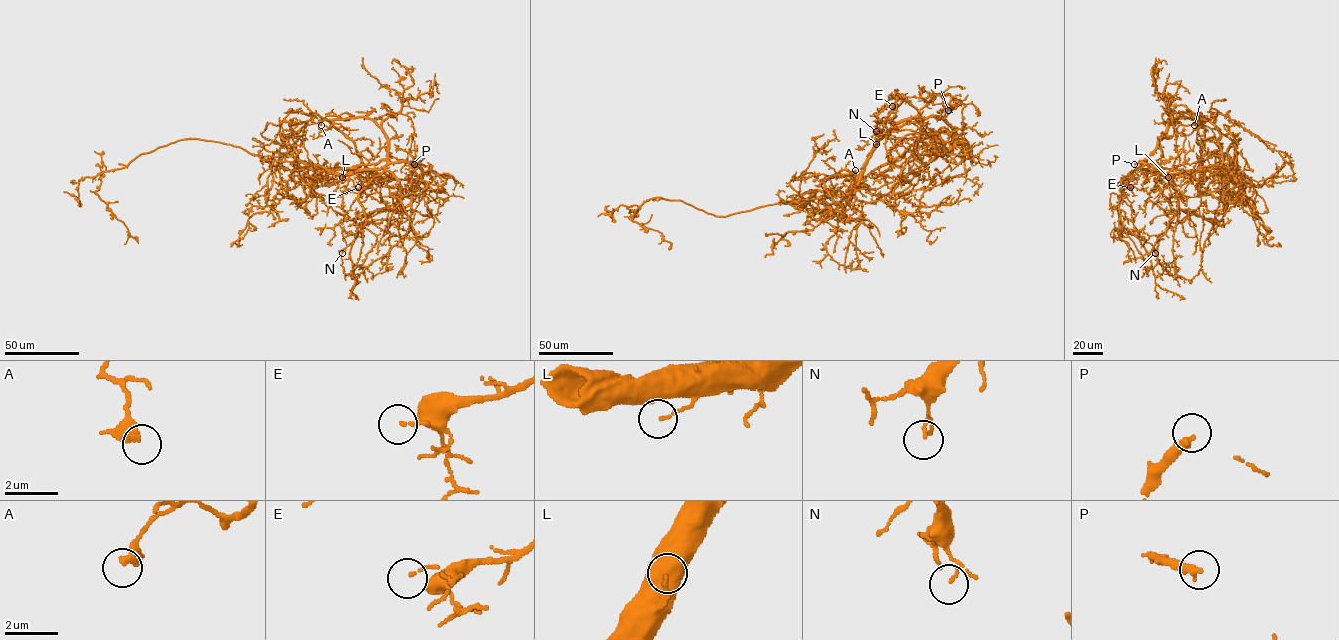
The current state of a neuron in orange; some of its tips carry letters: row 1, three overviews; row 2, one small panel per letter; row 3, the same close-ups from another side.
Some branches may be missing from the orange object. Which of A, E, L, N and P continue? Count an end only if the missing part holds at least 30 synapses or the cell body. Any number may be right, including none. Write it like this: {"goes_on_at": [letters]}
{"goes_on_at": ["P"]}

